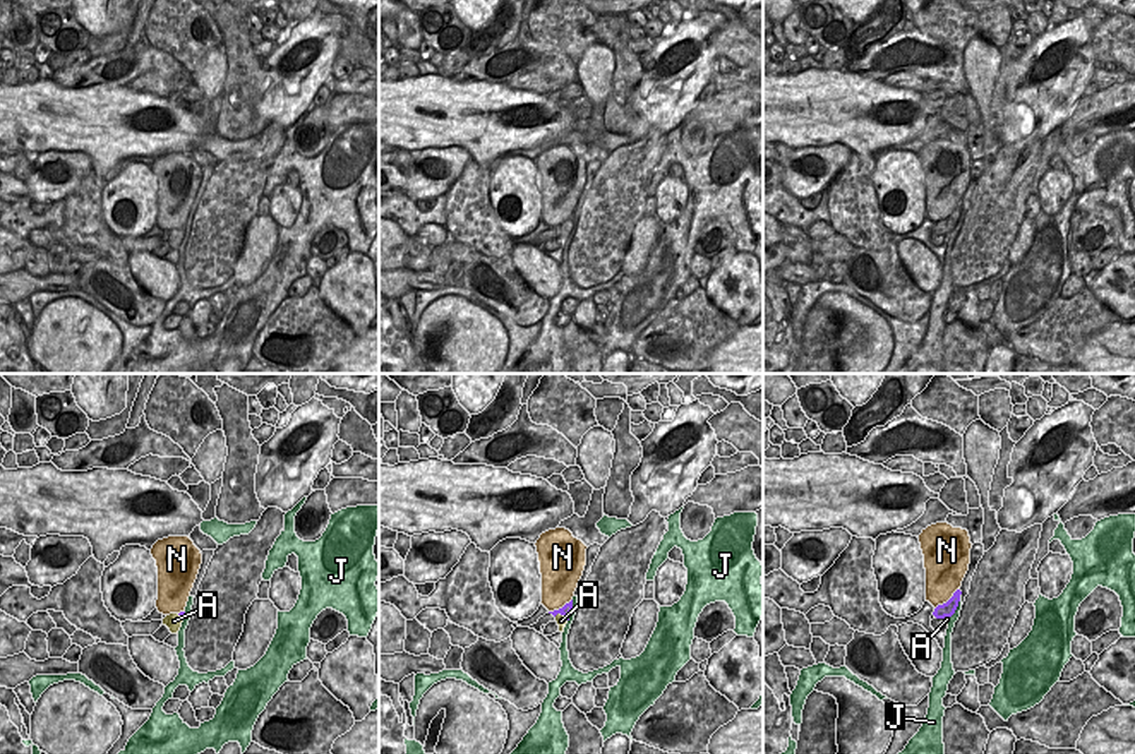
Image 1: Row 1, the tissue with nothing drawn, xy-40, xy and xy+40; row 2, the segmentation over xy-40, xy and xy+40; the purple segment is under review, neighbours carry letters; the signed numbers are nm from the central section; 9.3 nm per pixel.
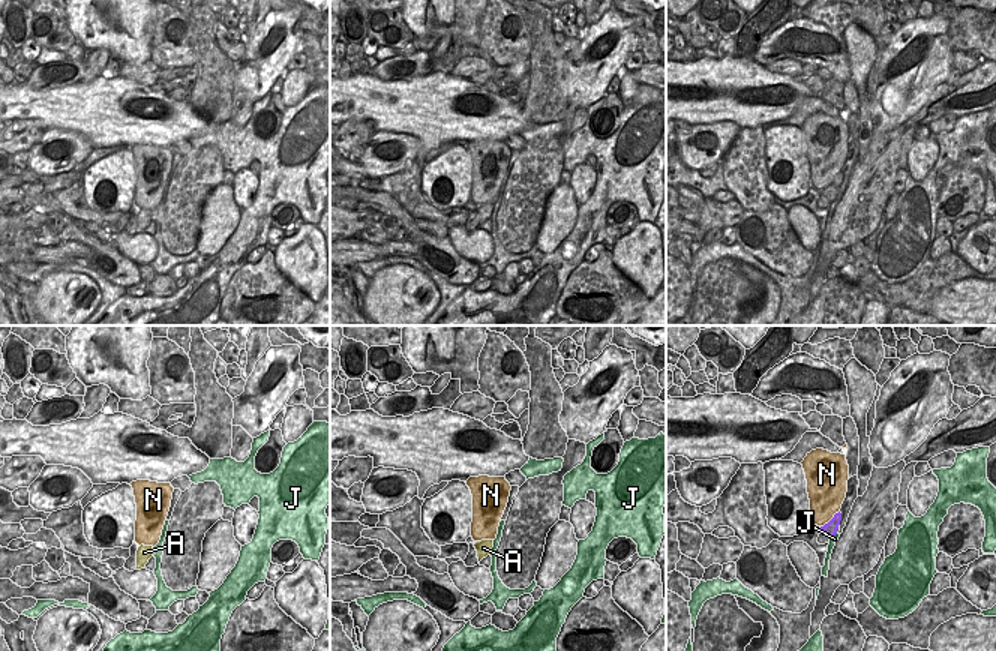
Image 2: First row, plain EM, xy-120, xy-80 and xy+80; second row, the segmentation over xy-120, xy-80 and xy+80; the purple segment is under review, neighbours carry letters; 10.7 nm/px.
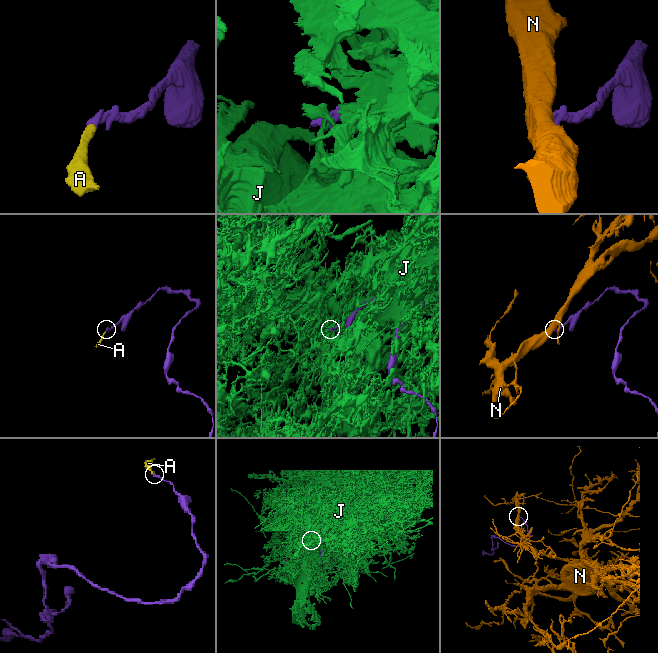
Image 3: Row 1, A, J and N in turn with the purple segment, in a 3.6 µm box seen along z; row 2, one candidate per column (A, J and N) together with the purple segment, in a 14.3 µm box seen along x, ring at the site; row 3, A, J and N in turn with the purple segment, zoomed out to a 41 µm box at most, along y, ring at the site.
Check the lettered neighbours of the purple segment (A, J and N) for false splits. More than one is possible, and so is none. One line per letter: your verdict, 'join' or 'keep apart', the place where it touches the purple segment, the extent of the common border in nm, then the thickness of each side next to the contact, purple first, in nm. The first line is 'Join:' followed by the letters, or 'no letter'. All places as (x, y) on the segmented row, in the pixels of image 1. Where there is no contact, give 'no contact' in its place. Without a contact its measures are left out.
Join: no letter
A: keep apart | xy (561, 614) | 140 nm | 100/100 nm
J: keep apart | xy (571, 610) | 220 nm | 100/60 nm
N: keep apart | xy+40 (948, 600) | 320 nm | 130/360 nm

